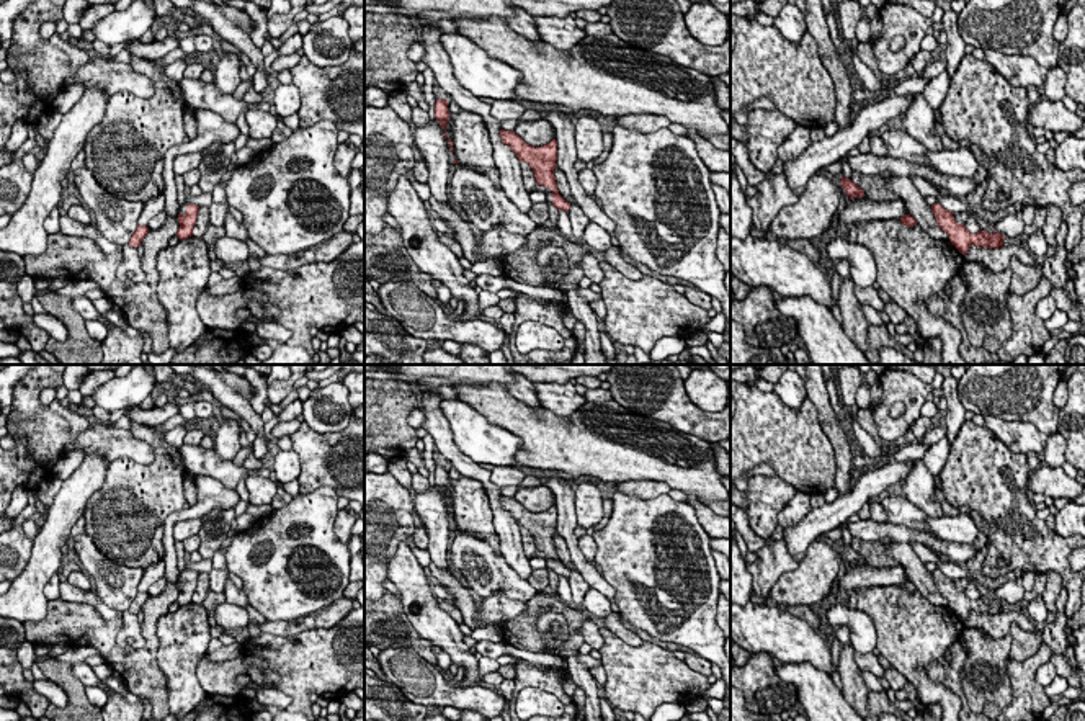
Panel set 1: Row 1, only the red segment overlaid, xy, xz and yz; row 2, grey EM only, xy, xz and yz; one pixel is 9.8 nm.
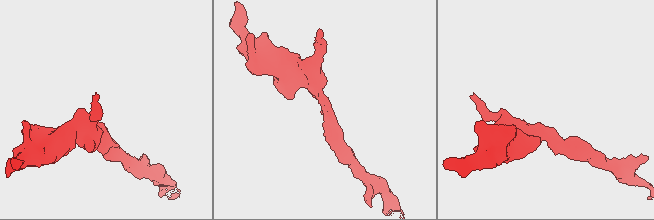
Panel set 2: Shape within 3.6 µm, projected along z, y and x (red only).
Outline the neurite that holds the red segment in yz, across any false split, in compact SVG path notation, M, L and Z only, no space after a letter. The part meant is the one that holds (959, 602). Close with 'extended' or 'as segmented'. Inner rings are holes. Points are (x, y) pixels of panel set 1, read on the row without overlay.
M940 569L931 572L935 585L938 592L949 602L951 610L966 621L971 611L998 615L1003 613L1005 602L989 600L985 597L979 597L977 600L971 600L964 590L958 590L953 579L944 575Z | as segmented

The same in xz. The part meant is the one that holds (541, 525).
M500 495L502 508L510 512L520 528L526 528L533 538L538 551L552 556L552 572L559 577L569 579L570 569L567 569L557 556L554 535L557 533L557 507L534 513L526 510L515 497Z | as segmented

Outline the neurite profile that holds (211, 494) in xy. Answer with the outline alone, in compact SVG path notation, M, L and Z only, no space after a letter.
M194 476L193 482L196 486L198 502L180 512L170 513L163 522L163 579L167 584L175 584L180 577L173 526L183 520L201 518L214 508L235 508L235 505L240 502L240 495L235 489L227 489L222 482L212 479L211 476Z

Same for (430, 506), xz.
M448 484L448 492L443 495L438 489L438 486L430 486L426 492L417 492L415 495L415 510L418 518L423 522L426 535L428 535L428 553L431 558L431 562L436 564L440 569L446 569L449 574L453 571L453 566L449 562L449 510L448 507L453 507L453 497L449 492L449 484Z

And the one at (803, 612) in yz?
M796 605L796 607L783 607L784 610L788 610L791 615L794 615L796 618L801 618L804 621L807 621L810 625L810 628L819 629L822 625L822 618L817 616L810 607L806 605Z

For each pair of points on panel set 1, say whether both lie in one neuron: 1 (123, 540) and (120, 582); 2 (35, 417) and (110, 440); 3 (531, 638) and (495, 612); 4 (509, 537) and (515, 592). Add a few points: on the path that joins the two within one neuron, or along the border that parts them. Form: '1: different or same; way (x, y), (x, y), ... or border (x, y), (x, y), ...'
1: different; border (92, 540), (108, 558), (144, 569)
2: same; way (53, 434), (69, 440), (92, 440)
3: different; border (528, 602), (518, 615), (505, 623), (502, 631)
4: different; border (500, 553), (526, 581)

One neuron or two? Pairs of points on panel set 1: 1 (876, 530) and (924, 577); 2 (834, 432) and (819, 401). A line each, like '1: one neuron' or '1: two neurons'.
1: two neurons
2: one neuron

